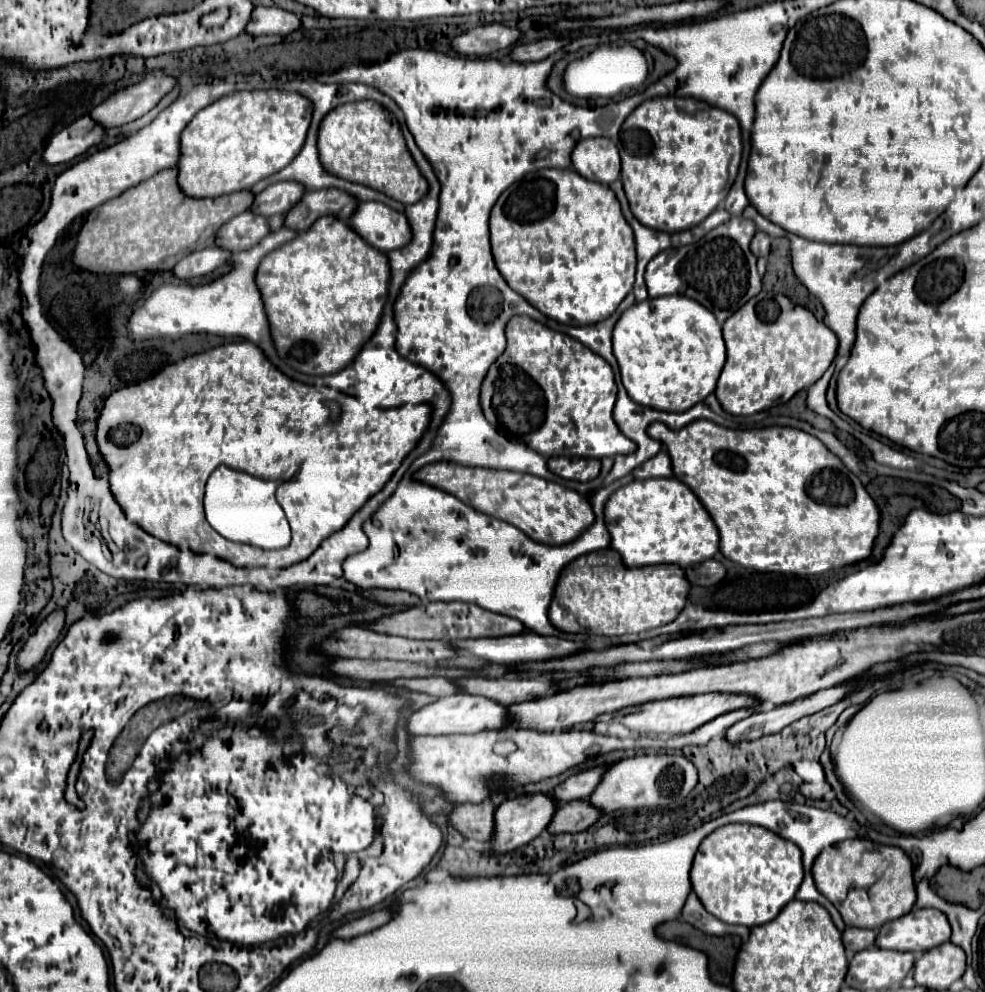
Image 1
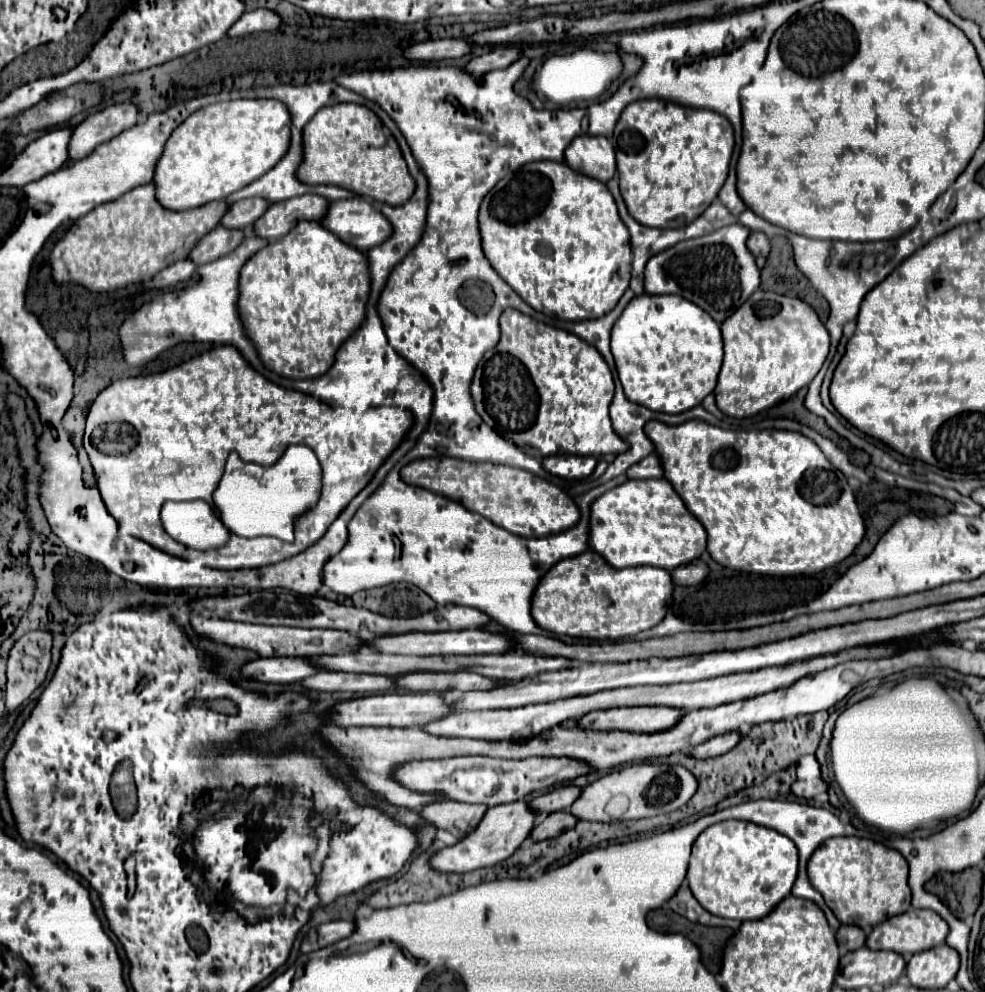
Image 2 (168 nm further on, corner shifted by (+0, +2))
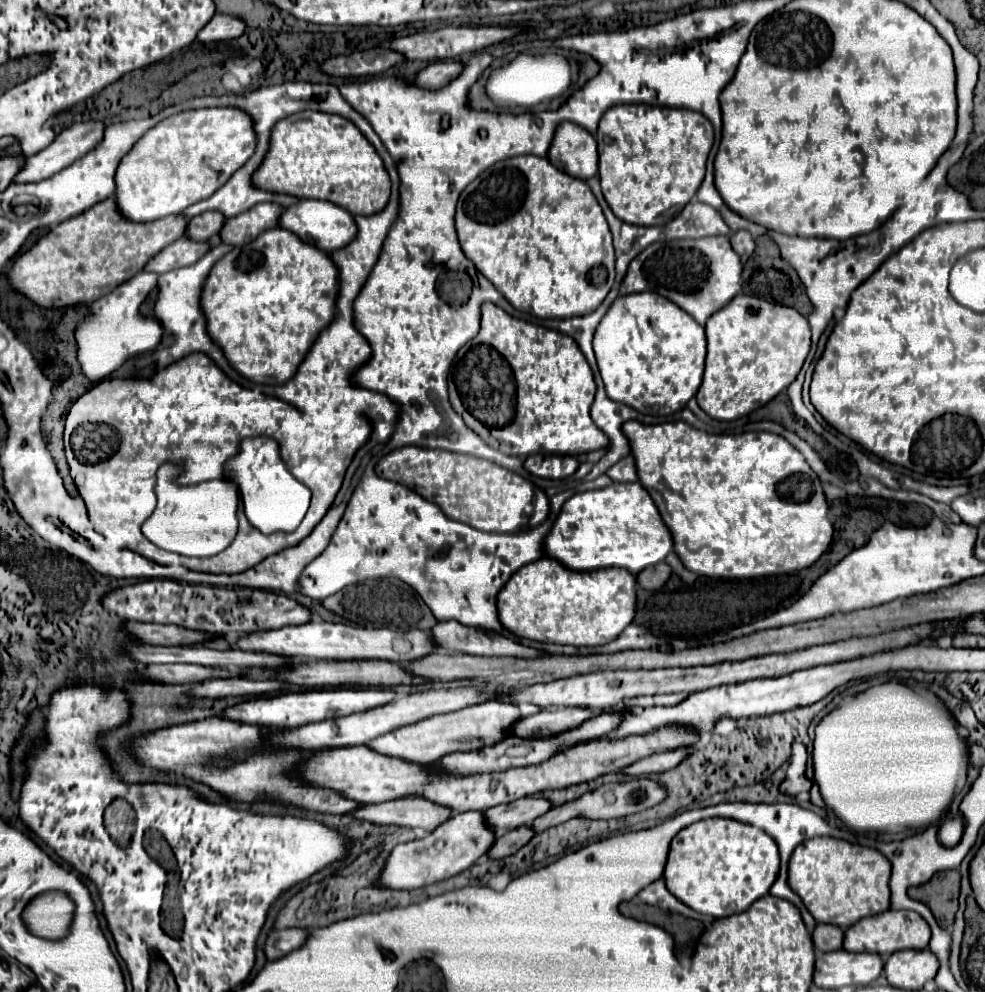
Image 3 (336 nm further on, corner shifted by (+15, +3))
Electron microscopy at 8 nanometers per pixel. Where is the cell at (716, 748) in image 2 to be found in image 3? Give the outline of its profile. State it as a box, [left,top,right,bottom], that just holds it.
[624,746,694,776]

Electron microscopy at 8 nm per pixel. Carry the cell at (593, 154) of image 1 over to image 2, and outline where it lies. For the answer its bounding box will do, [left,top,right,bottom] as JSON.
[565,135,615,183]

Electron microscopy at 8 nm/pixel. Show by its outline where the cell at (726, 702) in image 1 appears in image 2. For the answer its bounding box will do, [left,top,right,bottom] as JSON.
[579,707,681,733]

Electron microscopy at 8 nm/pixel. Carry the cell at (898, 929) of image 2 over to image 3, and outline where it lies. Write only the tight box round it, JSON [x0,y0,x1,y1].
[844,910,930,960]

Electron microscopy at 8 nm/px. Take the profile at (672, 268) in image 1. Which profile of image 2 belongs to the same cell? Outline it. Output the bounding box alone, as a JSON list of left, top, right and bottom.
[645,223,759,323]

